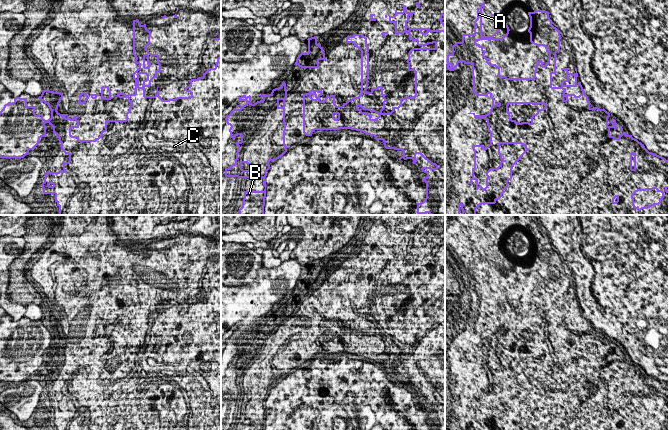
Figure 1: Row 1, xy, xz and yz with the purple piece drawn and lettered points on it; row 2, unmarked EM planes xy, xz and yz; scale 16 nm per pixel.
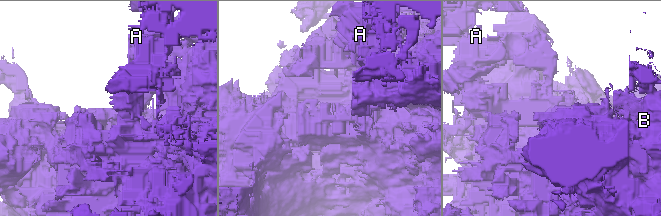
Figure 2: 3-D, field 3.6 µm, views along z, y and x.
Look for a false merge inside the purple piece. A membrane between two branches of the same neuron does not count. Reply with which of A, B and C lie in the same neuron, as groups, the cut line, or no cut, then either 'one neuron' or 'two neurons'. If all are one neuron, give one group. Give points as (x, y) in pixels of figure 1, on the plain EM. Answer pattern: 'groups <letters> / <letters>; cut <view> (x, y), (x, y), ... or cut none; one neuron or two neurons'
groups A B C; cut none; one neuron

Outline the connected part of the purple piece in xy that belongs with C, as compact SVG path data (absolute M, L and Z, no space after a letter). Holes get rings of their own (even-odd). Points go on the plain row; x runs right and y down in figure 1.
M133 244L133 279L135 280L135 288L139 291L133 297L133 303L135 304L134 318L128 318L117 316L115 320L119 322L128 322L128 326L131 327L129 335L126 337L125 344L105 344L105 353L101 356L101 359L94 364L80 364L79 360L72 360L71 353L79 352L78 340L74 340L72 343L68 342L68 338L60 338L57 333L63 318L61 316L54 316L50 314L43 314L39 320L41 326L48 329L51 335L51 342L45 344L43 338L35 338L35 330L27 329L27 322L14 322L14 325L8 326L4 329L0 335L0 382L24 382L28 379L30 374L36 372L39 368L40 362L46 360L46 347L53 351L53 357L56 358L56 362L59 363L61 368L61 374L65 378L69 379L69 385L63 386L63 393L59 396L49 396L45 398L44 406L41 408L44 418L54 418L55 426L57 430L221 430L221 279L217 282L214 292L208 292L203 297L202 301L197 303L188 304L189 310L186 310L185 315L190 316L189 321L177 321L176 323L163 324L159 319L158 311L157 317L154 320L146 320L145 312L151 310L151 305L157 302L158 296L163 296L161 288L159 287L159 279L151 278L147 274L147 270L150 268L151 255L146 251L146 248L141 249L139 244ZM146 298L147 303L143 304L143 310L139 310L139 299Z

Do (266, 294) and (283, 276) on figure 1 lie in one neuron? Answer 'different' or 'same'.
same

